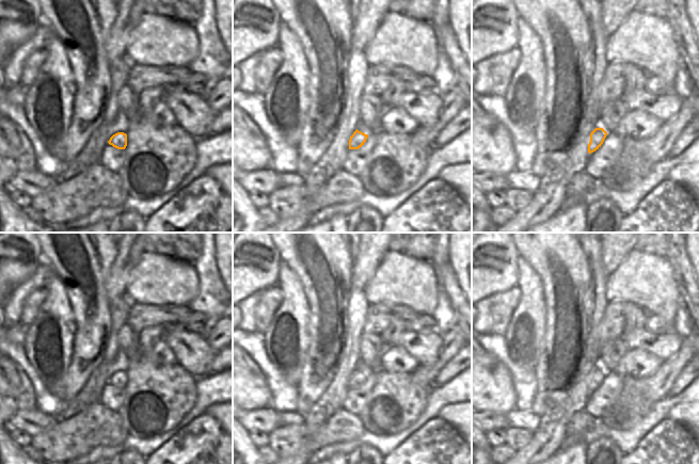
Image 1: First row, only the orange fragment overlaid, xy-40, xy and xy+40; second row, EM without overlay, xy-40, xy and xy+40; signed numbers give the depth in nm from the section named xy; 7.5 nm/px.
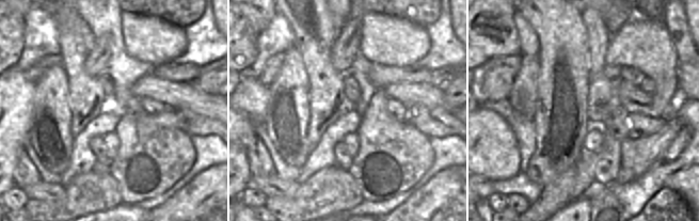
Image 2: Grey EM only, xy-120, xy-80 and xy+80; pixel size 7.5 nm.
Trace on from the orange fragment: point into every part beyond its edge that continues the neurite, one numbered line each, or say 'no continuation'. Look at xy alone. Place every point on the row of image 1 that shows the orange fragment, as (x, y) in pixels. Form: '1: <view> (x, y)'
no continuation

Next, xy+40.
no continuation

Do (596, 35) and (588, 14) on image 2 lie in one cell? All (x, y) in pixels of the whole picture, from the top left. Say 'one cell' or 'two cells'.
one cell

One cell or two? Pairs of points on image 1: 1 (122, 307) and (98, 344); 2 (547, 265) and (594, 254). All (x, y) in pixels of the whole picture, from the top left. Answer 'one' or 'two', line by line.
1: two
2: two

